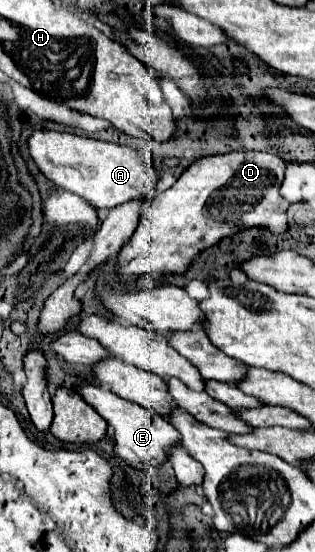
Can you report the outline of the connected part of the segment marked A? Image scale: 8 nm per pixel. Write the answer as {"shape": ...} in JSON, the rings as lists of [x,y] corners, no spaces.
{"shape":[[[36,130],[28,136],[28,150],[40,172],[56,186],[70,190],[96,208],[114,208],[134,198],[156,198],[156,170],[134,148],[56,130]]]}

